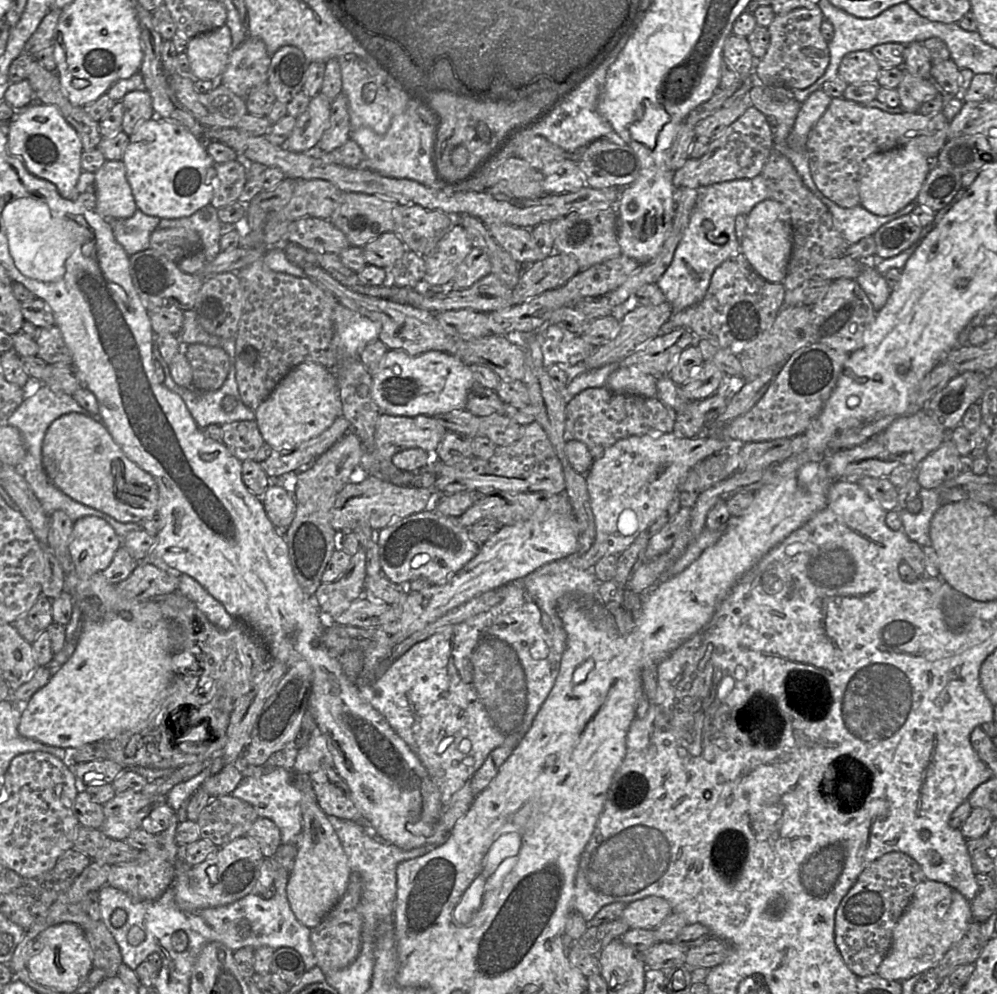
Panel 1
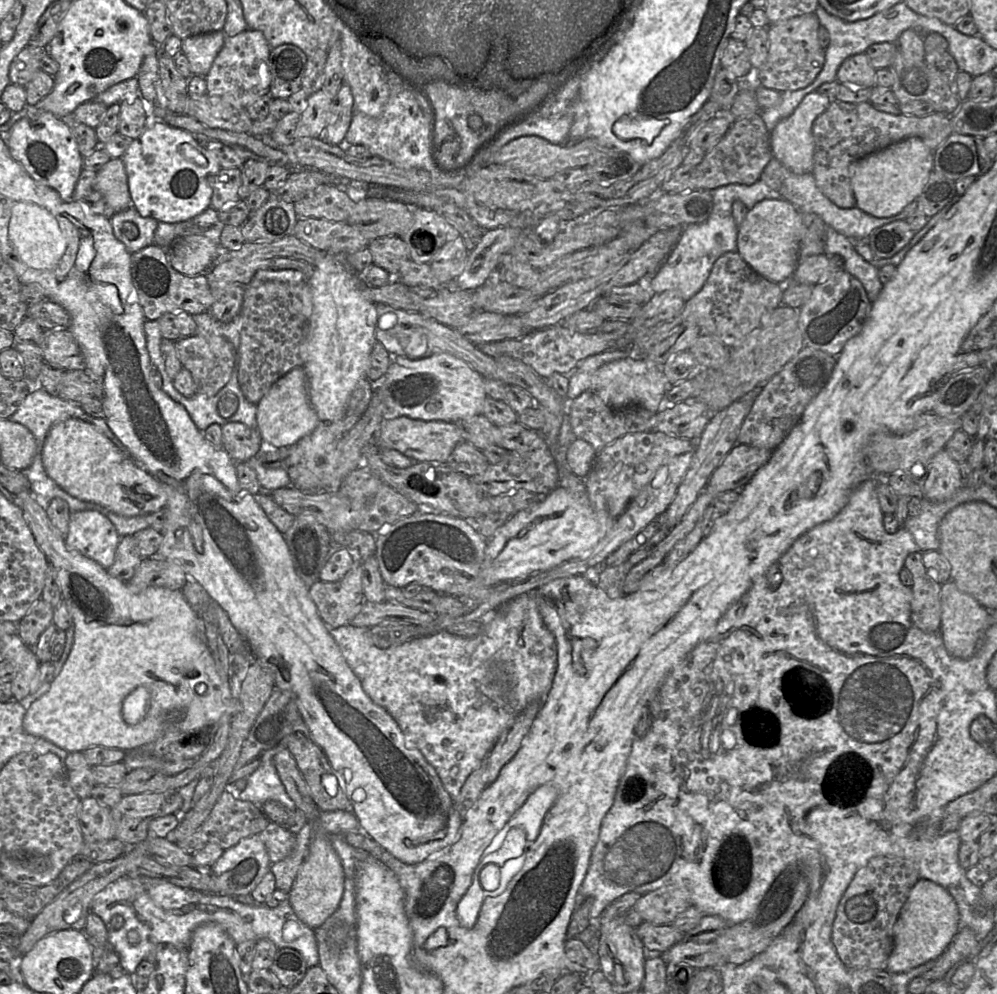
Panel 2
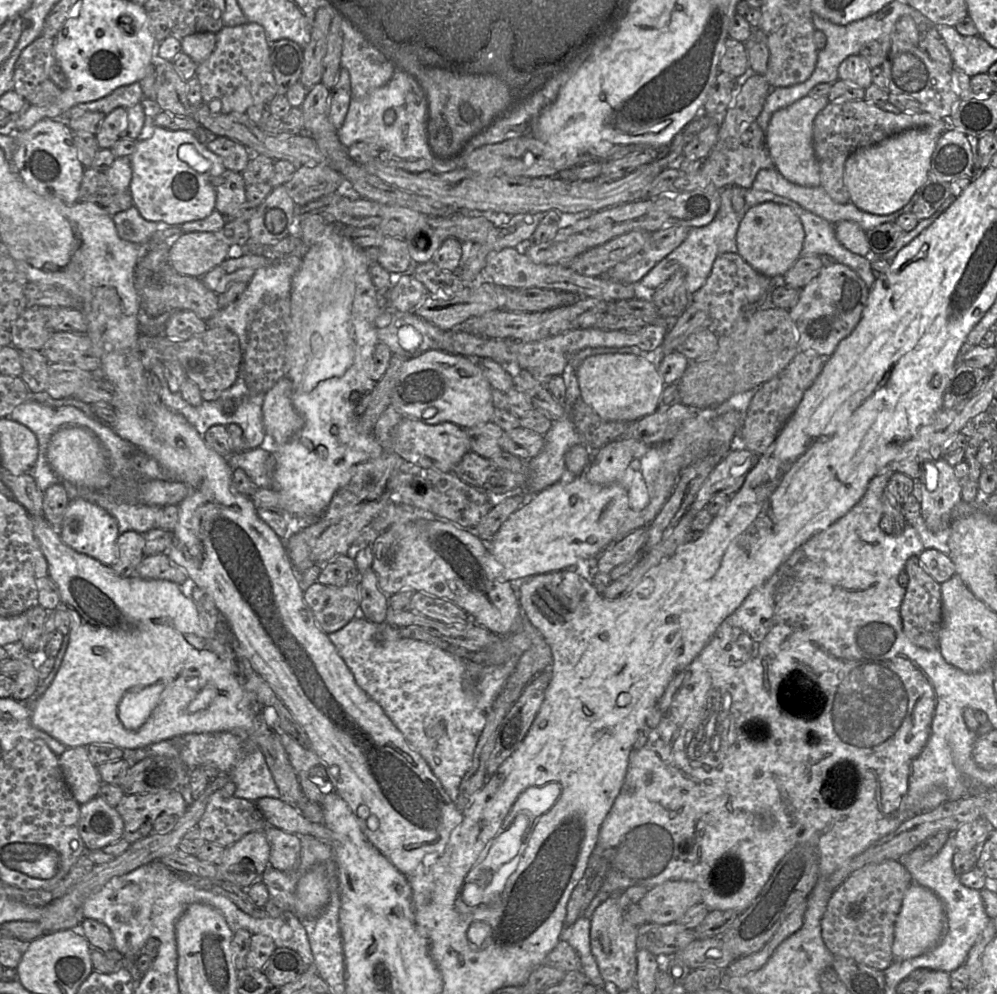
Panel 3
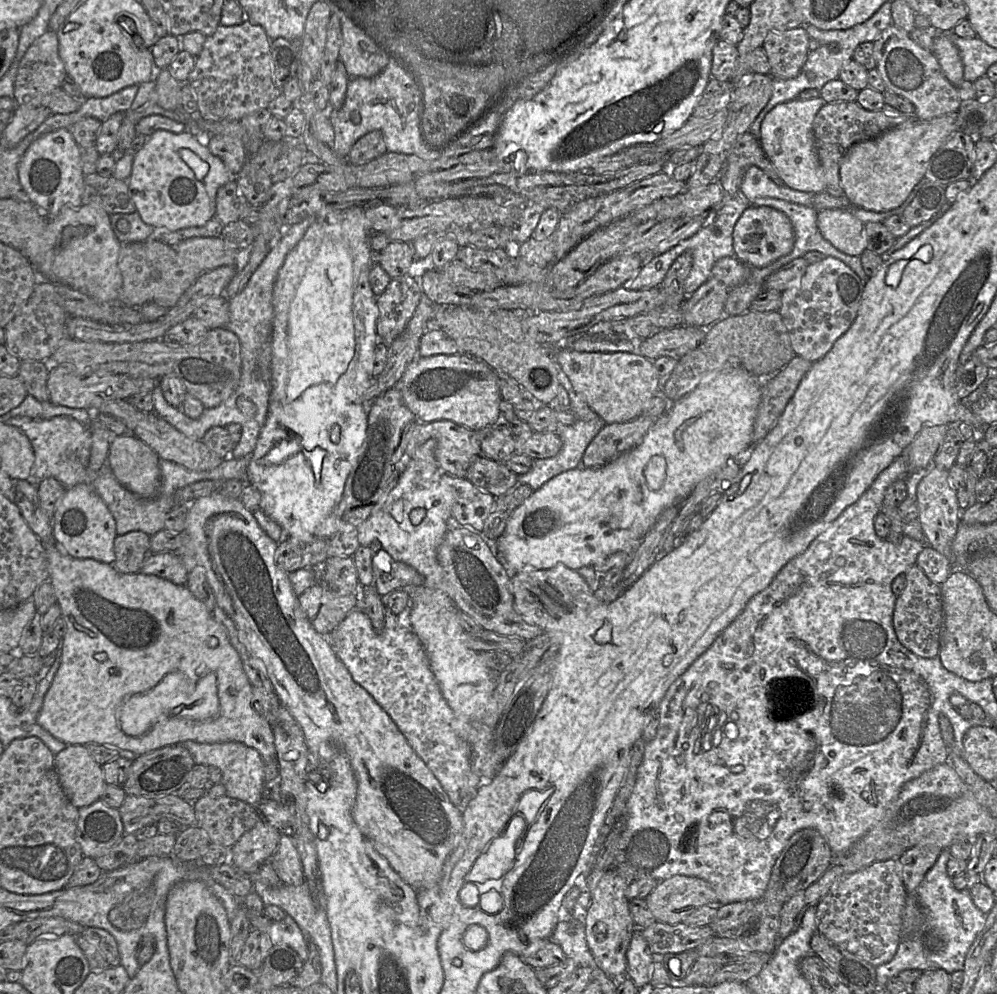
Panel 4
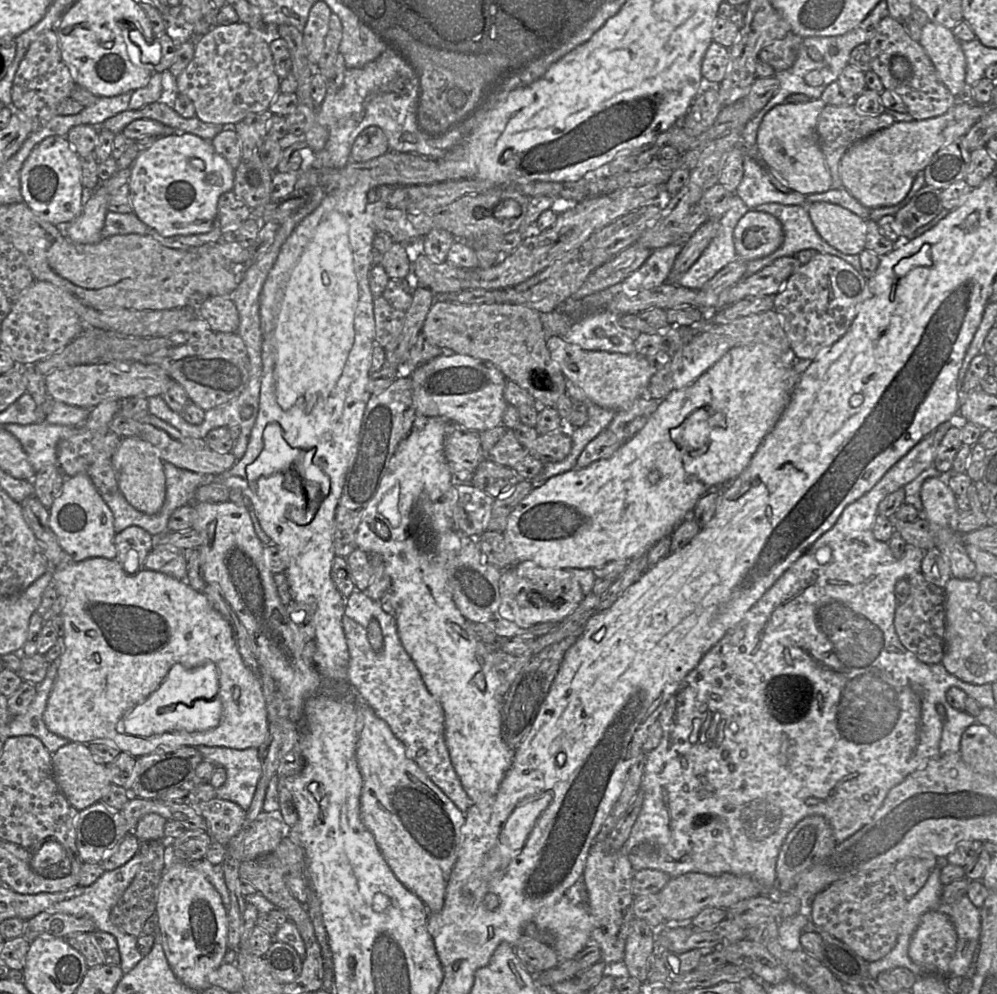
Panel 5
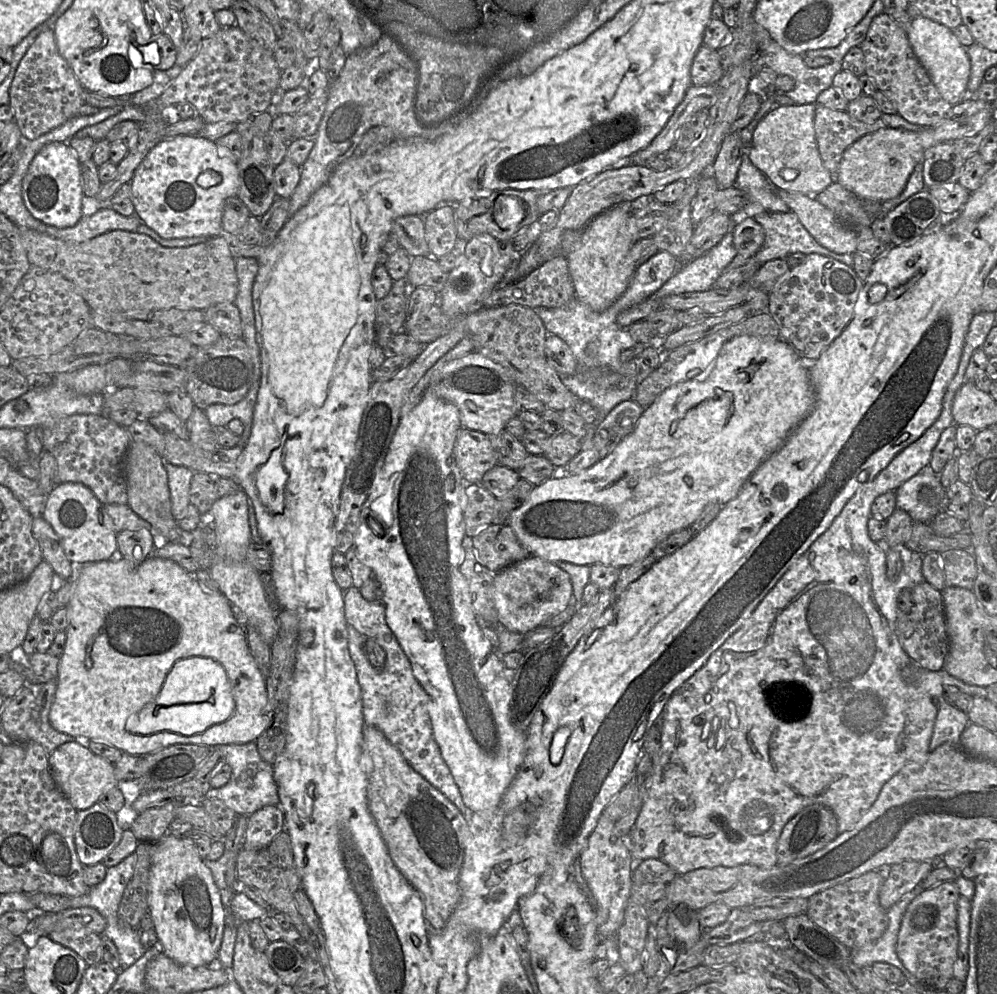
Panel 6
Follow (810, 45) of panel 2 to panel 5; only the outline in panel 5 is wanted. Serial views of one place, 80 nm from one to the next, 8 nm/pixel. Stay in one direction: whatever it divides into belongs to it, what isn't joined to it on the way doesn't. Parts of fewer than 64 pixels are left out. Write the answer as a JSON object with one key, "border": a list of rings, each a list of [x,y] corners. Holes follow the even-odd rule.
{"border":[[[790,31],[784,38],[764,46],[758,59],[771,65],[775,72],[787,70],[794,64],[802,41],[800,36]]]}

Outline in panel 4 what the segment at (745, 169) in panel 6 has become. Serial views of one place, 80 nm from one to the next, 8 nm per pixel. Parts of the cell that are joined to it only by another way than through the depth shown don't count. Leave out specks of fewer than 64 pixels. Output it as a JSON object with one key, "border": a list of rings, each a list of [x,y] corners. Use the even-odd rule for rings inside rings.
{"border":[[[754,165],[749,166],[745,170],[739,191],[748,201],[767,197],[804,206],[812,206],[812,199],[815,195],[815,193],[807,193],[791,189],[784,184],[777,184],[759,167]]]}

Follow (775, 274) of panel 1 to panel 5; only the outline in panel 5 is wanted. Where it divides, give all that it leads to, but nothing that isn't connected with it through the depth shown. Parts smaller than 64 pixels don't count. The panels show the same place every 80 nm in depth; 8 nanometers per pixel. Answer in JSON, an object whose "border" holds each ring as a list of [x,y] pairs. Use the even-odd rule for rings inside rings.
{"border":[[[749,210],[737,223],[733,238],[738,258],[749,262],[776,251],[784,241],[784,233],[773,215]]]}

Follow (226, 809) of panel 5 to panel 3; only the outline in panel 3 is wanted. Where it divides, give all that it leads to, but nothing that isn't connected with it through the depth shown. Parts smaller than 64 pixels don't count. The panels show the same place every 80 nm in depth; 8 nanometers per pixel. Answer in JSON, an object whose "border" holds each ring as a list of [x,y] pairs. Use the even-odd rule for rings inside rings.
{"border":[[[219,791],[210,796],[197,825],[207,842],[224,848],[248,833],[265,831],[267,826],[267,821],[255,803],[233,796],[225,798]]]}

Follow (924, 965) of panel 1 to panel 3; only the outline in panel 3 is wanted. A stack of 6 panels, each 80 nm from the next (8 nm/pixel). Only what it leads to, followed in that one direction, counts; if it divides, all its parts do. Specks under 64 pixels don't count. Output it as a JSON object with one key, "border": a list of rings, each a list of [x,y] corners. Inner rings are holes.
{"border":[[[912,883],[906,891],[895,923],[893,960],[904,961],[918,957],[936,947],[946,932],[946,915],[942,901],[929,888]]]}

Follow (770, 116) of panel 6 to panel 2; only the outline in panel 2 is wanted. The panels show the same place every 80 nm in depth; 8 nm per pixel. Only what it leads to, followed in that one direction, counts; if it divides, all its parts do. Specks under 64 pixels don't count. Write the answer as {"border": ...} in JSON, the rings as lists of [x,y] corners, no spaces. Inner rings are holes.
{"border":[[[816,91],[807,94],[794,112],[777,123],[770,132],[770,147],[772,155],[784,167],[795,174],[812,173],[814,140],[812,126],[814,120],[822,114],[830,104],[827,96]]]}

